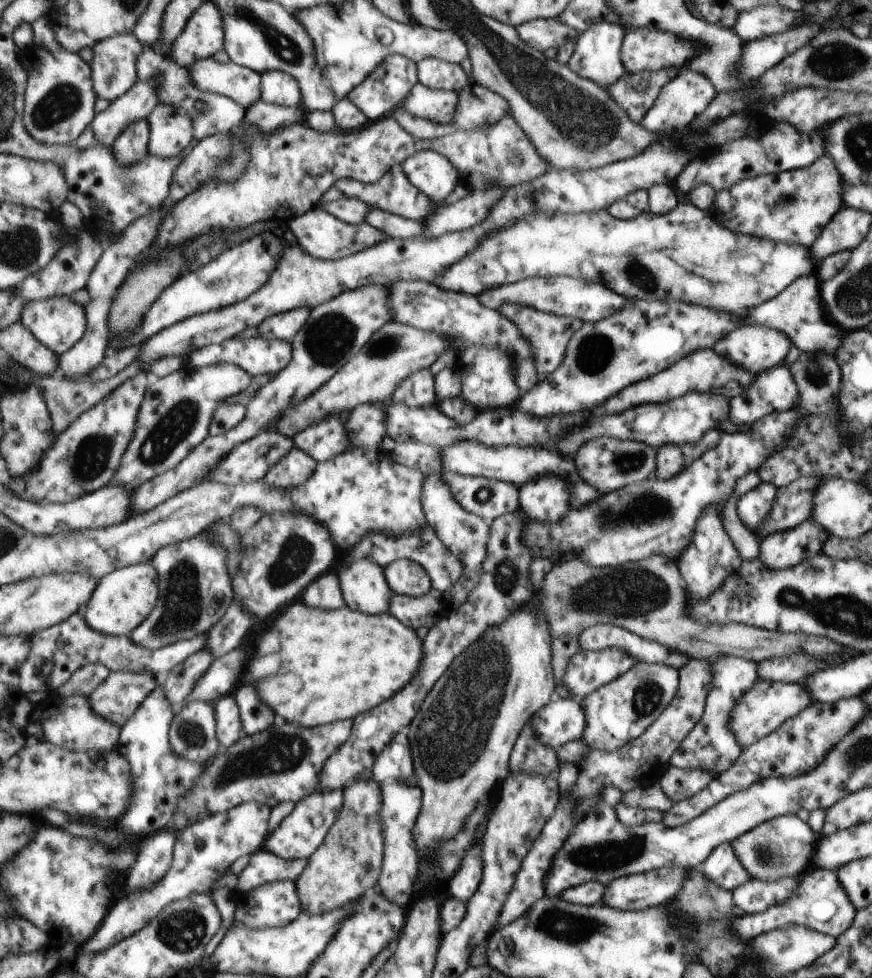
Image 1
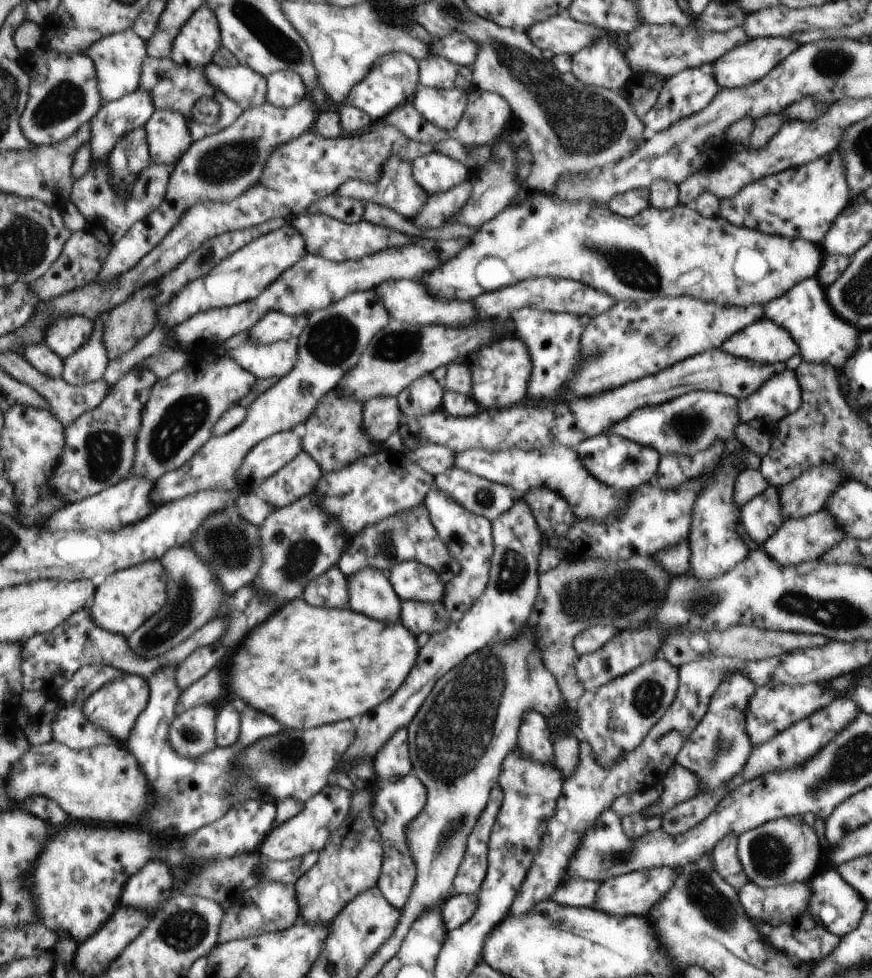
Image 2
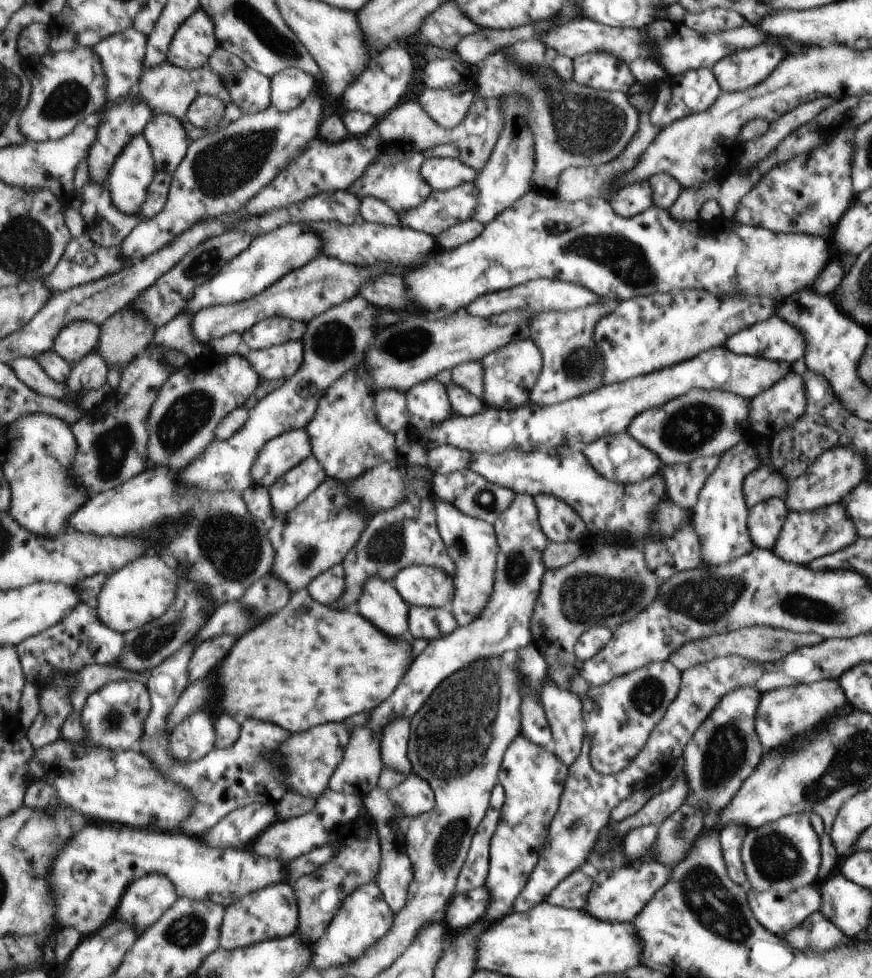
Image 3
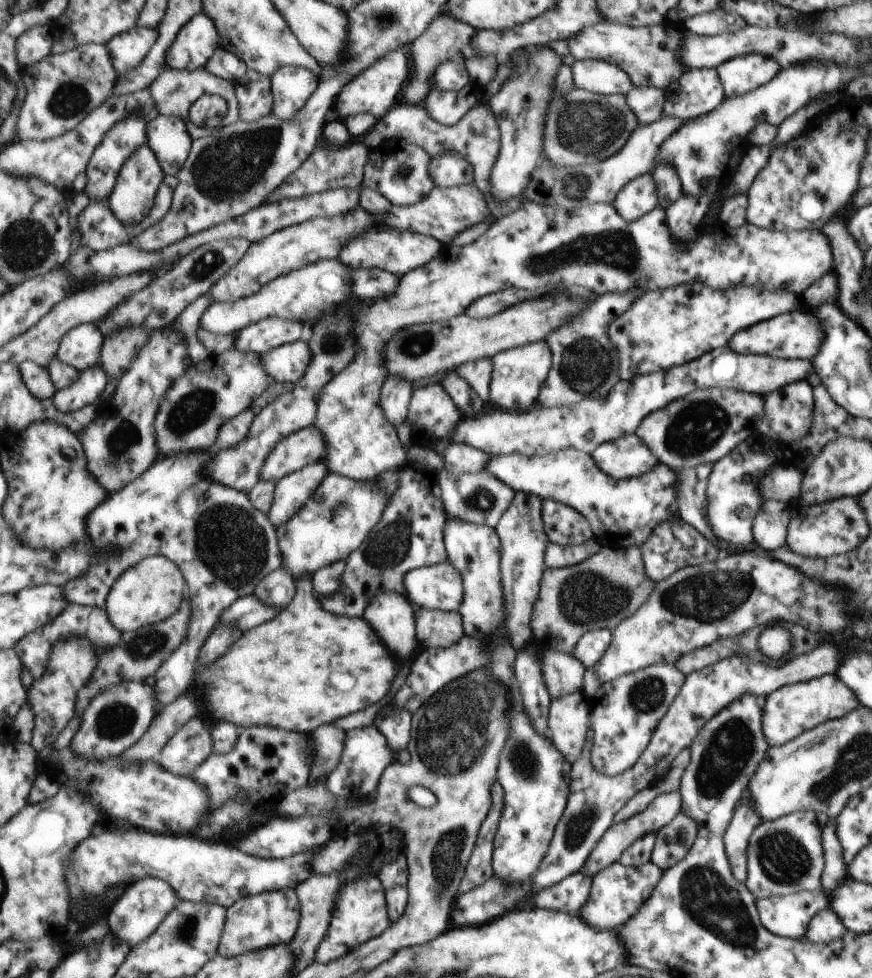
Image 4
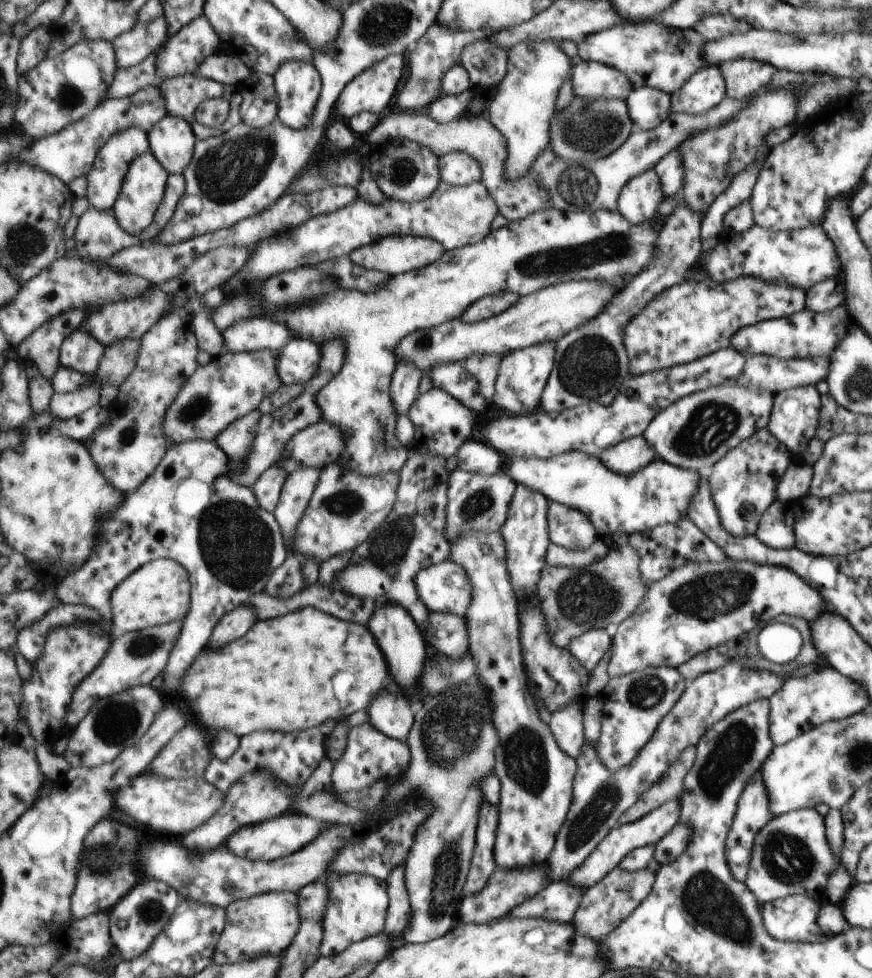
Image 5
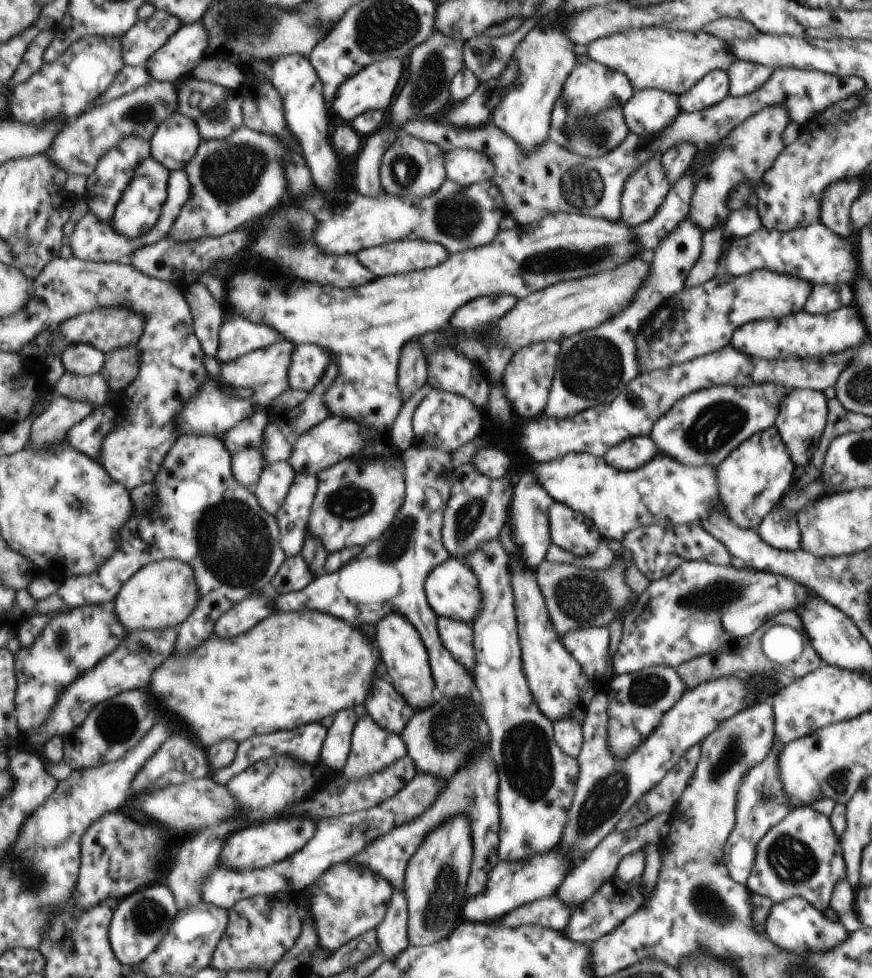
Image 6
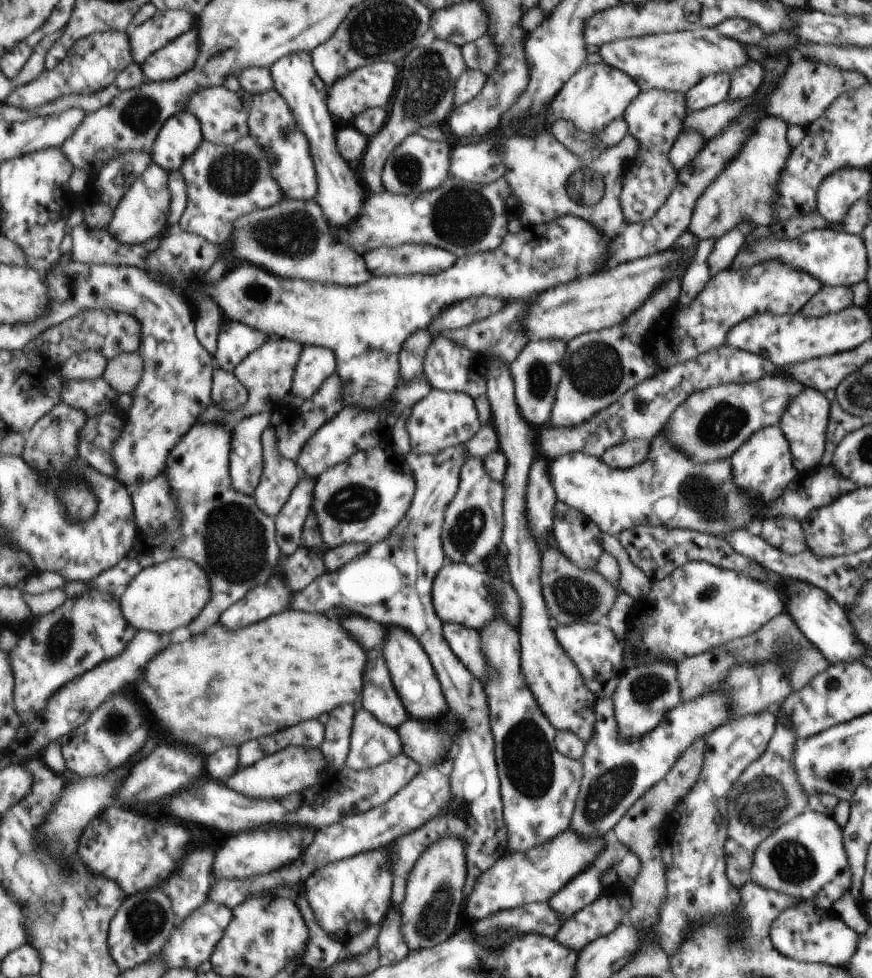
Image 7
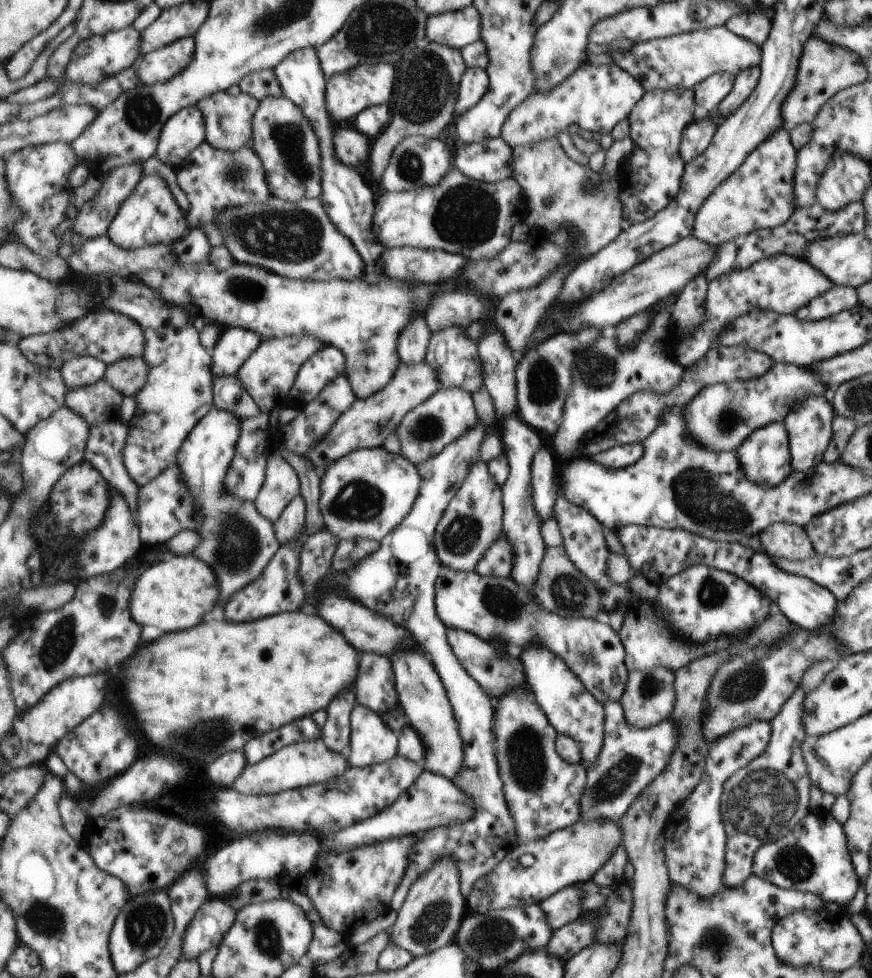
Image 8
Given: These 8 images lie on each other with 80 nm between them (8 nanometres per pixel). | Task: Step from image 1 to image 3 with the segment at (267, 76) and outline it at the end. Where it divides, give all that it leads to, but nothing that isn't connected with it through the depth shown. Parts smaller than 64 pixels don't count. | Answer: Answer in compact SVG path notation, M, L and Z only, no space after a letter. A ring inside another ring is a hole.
M290 68L272 77L272 104L282 113L298 109L320 87L319 78L307 71Z

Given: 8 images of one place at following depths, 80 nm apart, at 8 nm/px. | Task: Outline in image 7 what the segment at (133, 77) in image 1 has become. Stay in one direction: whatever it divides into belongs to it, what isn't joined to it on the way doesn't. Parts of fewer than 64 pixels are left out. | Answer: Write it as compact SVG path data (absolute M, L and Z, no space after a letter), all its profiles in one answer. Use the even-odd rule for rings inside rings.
M165 9L139 26L132 24L127 32L136 64L143 64L152 54L197 24L196 16L185 9Z

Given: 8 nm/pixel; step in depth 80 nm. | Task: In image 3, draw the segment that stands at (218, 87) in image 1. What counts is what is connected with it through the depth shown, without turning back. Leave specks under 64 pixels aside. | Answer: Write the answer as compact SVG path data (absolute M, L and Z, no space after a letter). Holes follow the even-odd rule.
M247 68L222 79L245 115L260 113L272 105L272 78L263 73Z

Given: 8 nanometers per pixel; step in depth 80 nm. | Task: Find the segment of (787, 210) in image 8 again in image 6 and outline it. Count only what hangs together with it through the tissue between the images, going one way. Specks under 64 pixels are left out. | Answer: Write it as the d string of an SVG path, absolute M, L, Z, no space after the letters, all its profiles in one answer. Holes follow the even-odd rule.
M767 106L735 126L727 137L693 152L689 168L695 178L695 187L688 218L699 228L700 233L724 223L730 212L727 198L730 198L731 190L735 190L739 184L749 184L753 188L762 181L763 172L774 165L775 158L785 149L782 134L790 122L785 107Z

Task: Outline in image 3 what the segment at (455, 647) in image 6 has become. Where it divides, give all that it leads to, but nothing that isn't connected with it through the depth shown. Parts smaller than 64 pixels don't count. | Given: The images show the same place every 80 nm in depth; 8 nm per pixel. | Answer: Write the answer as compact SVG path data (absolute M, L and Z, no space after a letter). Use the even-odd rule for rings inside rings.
M410 606L410 637L431 642L453 634L459 626L451 608Z

